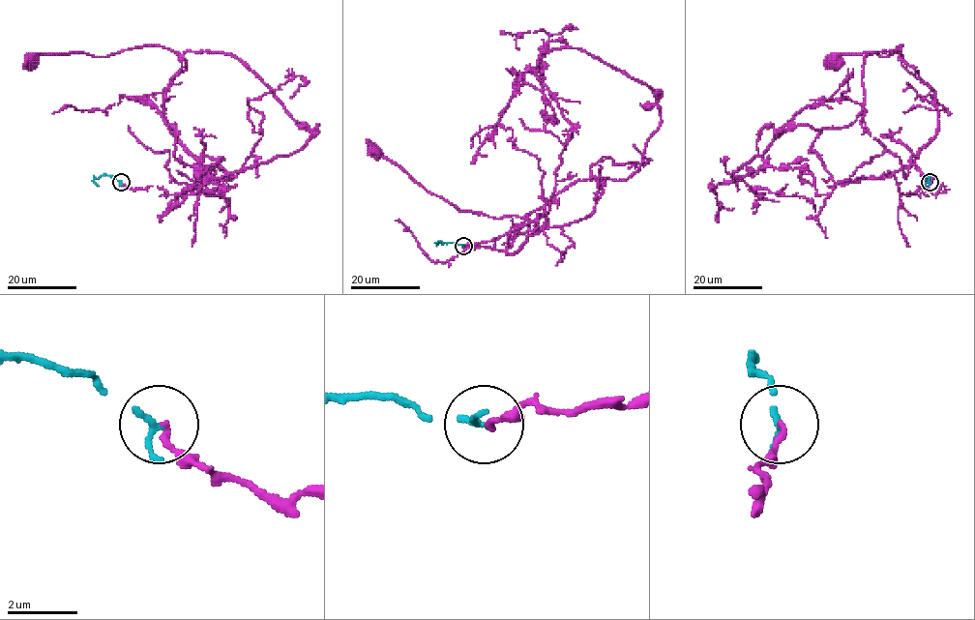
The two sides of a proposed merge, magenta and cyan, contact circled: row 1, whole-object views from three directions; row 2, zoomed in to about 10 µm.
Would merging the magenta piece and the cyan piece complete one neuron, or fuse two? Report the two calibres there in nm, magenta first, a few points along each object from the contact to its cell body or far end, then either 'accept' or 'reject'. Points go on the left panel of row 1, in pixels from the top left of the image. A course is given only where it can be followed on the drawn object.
calibres 150 and 190 nm; course magenta (121, 182), (190, 194), (206, 177), (164, 115), (181, 58), (151, 45), (105, 56), (39, 53), (32, 62); course cyan (121, 182), (112, 176), (102, 175), (93, 180), (98, 185); accept

